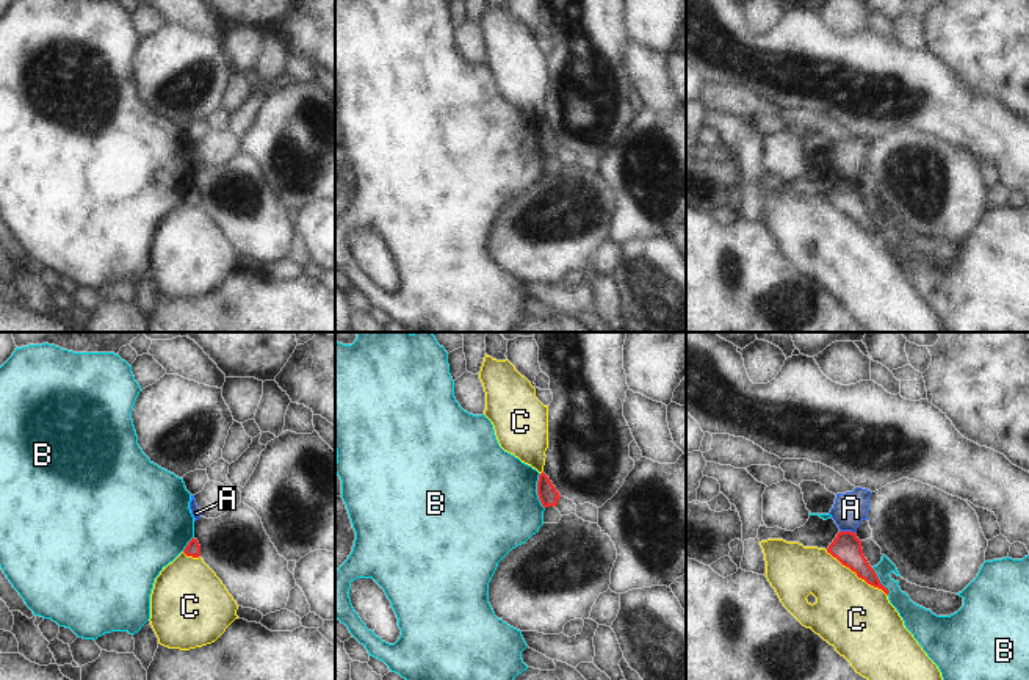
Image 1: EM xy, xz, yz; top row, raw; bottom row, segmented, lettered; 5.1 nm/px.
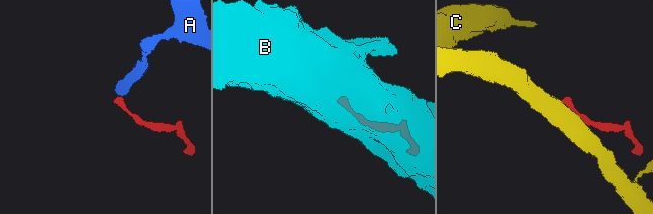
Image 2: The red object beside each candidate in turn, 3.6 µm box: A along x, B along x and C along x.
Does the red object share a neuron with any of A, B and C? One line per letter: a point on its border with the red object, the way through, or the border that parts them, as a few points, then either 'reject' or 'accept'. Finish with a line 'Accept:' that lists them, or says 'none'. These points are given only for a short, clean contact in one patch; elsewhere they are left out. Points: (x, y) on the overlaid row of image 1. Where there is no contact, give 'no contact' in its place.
A: contact yz (848, 531); border yz (840, 530), (854, 533); reject
B: contact xz (537, 491); reject
C: contact yz (857, 575); reject
Accept: none

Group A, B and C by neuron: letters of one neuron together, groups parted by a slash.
A / B / C

